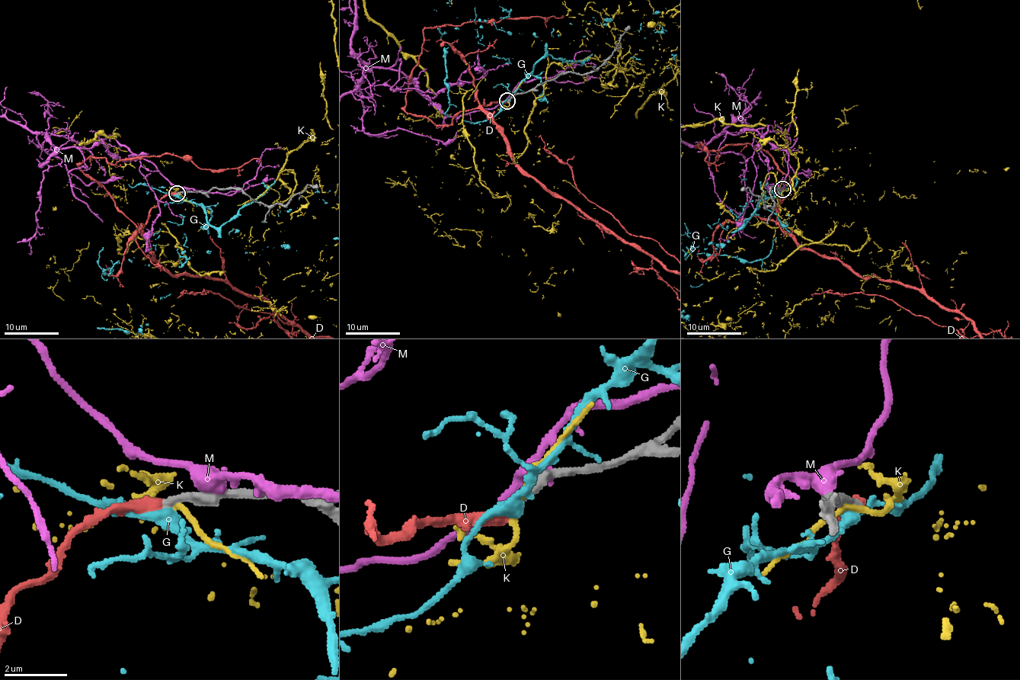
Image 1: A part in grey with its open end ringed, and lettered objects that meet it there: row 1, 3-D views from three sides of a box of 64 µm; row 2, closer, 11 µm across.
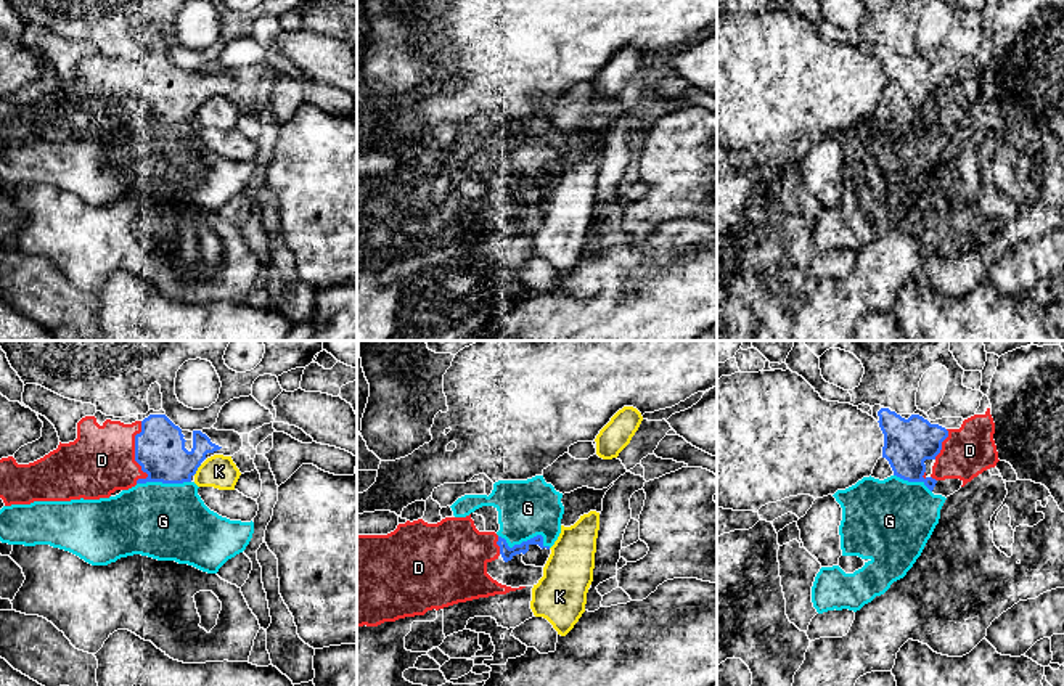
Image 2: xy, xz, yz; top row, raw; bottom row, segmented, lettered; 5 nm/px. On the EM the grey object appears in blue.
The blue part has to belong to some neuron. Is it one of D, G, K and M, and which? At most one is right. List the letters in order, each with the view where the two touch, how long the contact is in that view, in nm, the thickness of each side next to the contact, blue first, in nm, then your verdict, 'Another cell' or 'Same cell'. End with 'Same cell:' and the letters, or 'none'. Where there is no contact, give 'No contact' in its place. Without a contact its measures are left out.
D: Touches blue in xy. Shared border 320 nm. Thickness 260 nm (blue) against 340 nm. Same cell
G: Touches blue in xz. Shared border 280 nm. Thickness 70 nm (blue) against 280 nm. Another cell
K: Touches blue in xy. Shared border 70 nm. Thickness 260 nm (blue) against 170 nm. Another cell
M: No contact. Another cell
Same cell: D

